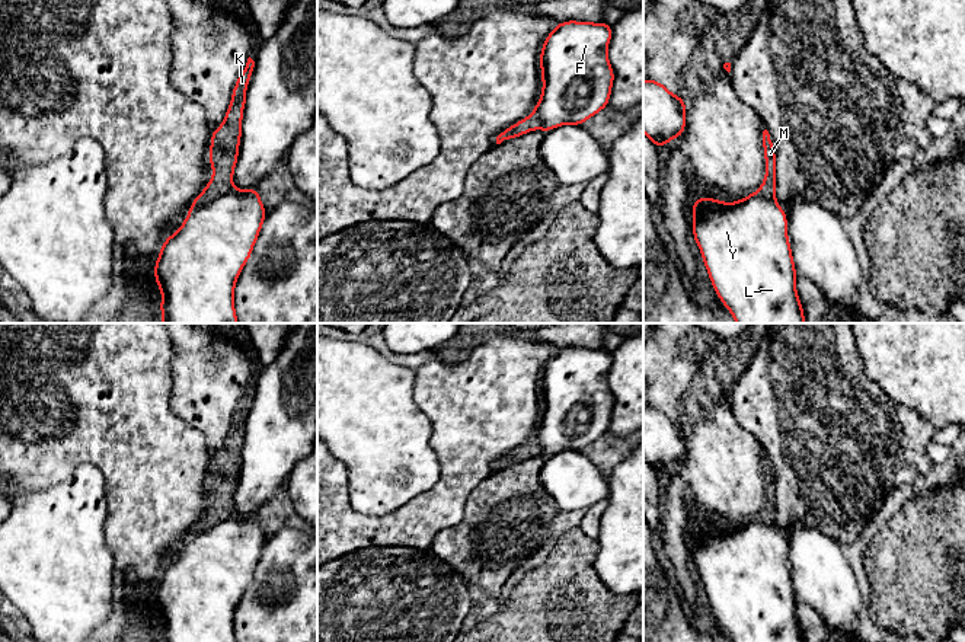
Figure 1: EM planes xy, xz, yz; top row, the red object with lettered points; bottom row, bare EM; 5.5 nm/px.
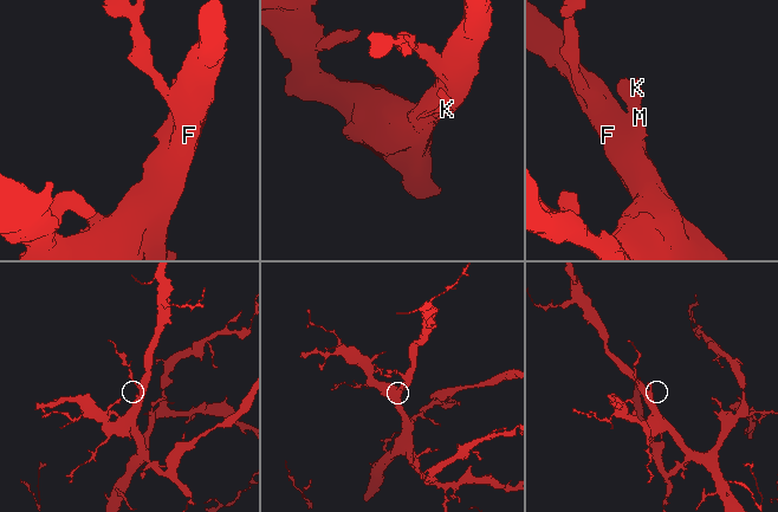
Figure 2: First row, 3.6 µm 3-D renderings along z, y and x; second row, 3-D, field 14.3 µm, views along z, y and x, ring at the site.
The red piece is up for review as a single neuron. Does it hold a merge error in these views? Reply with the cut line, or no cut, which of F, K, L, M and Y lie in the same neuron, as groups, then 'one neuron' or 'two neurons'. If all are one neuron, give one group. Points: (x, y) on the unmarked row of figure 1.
cut in xy along (232, 513), (189, 537); F L Y / K M; two neurons

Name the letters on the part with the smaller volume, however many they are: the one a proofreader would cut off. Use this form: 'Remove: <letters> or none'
Remove: K, M

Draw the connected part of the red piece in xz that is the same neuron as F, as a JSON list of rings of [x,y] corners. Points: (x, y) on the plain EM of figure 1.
[[[576,346],[557,349],[547,361],[540,377],[543,415],[533,437],[544,459],[560,451],[582,451],[608,431],[614,408],[614,397],[607,383],[611,362],[611,352],[605,348]]]

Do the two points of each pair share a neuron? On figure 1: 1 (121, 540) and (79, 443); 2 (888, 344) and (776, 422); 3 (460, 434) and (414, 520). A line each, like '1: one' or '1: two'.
1: one
2: two
3: one

